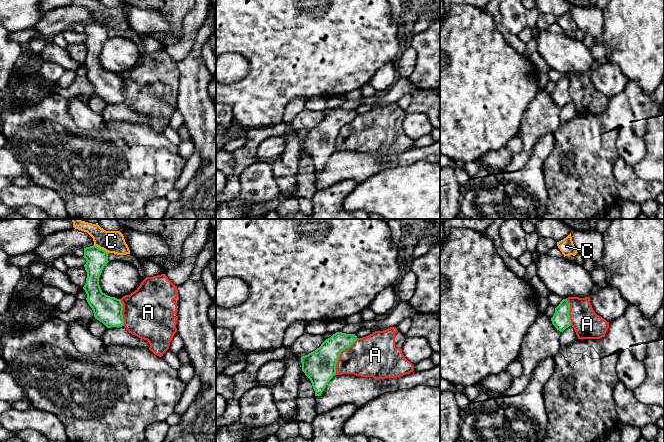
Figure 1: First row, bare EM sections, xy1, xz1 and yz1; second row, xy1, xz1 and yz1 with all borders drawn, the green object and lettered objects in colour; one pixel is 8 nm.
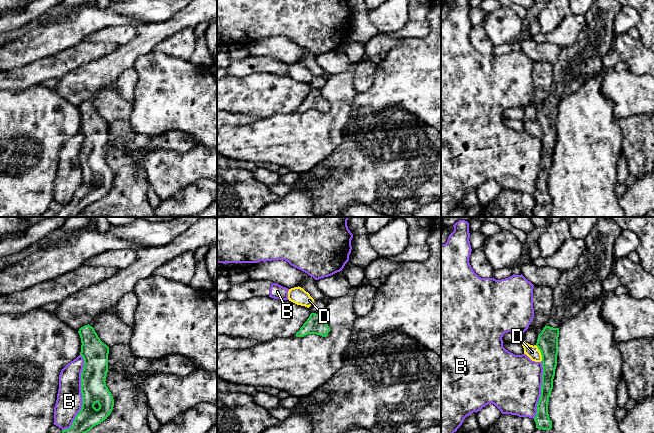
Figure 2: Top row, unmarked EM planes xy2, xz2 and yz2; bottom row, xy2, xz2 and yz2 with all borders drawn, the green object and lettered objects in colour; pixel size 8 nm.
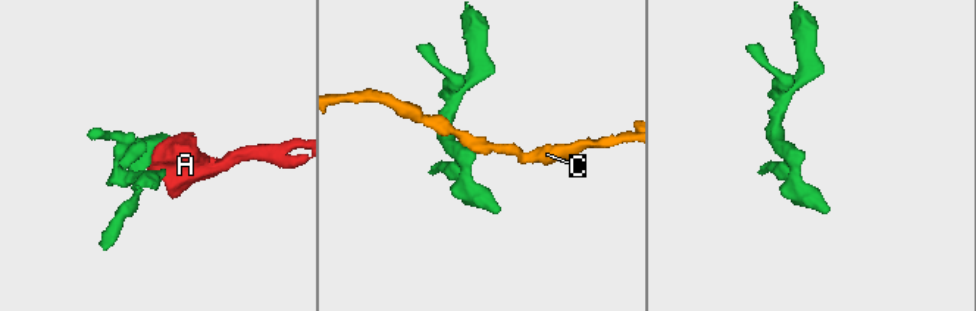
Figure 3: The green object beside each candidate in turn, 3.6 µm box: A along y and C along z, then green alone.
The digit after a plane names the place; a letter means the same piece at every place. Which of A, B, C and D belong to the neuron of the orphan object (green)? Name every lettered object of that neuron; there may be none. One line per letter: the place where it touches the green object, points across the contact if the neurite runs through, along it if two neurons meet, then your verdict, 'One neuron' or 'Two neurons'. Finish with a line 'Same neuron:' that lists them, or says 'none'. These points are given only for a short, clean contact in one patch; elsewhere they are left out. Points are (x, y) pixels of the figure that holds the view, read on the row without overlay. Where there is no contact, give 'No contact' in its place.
A: Touches green at xz1 (339, 131). Boundary: xz1 (358, 114), (341, 128), (336, 140), (335, 150). Two neurons
B: Touches green at xy2 (82, 170). Two neurons
C: Touches green at xy1 (101, 25). Boundary: xy1 (94, 20), (108, 29). Two neurons
D: Touches green at yz2 (541, 129). Two neurons
Same neuron: none

